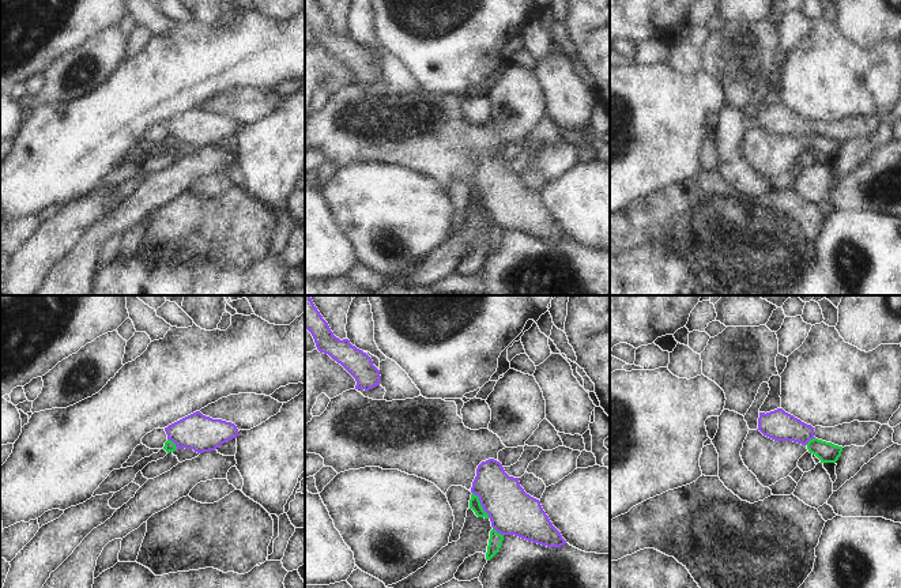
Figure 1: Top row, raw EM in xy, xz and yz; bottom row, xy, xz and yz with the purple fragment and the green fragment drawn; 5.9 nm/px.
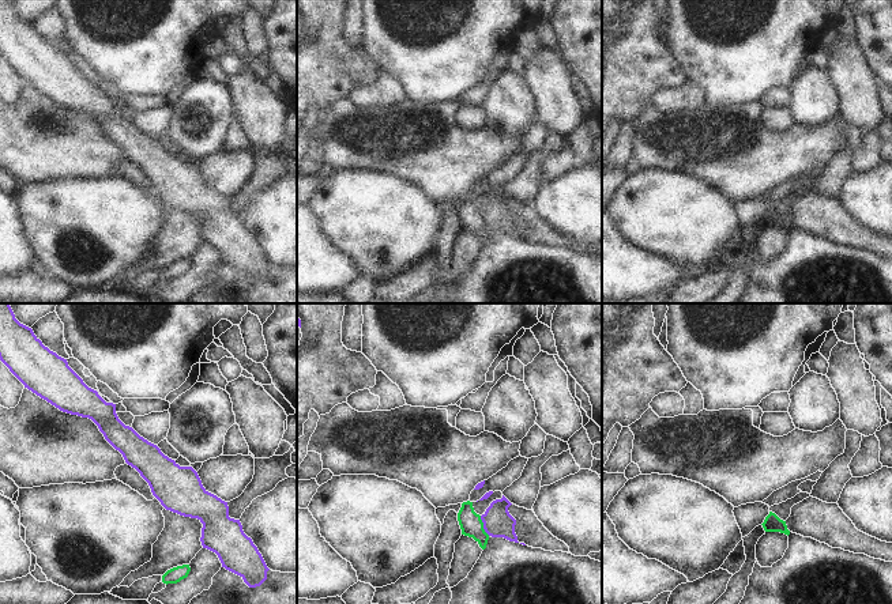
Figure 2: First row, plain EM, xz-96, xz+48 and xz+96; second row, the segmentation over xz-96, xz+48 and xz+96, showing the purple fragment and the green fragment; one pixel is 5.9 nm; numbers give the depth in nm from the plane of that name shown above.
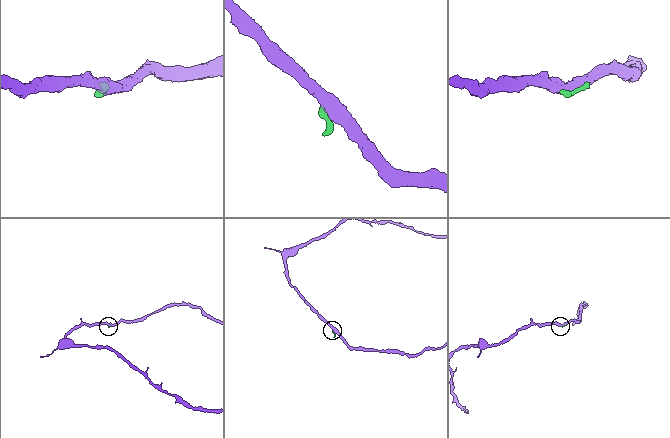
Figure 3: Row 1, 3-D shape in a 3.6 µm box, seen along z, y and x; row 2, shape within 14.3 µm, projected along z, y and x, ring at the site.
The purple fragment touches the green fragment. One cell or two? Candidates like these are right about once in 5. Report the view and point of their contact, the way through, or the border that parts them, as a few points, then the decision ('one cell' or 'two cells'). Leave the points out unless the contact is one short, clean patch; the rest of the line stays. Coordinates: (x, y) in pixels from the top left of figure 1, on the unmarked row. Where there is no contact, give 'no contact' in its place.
contact xz (481, 199); border xz (472, 188), (490, 213); two cells

